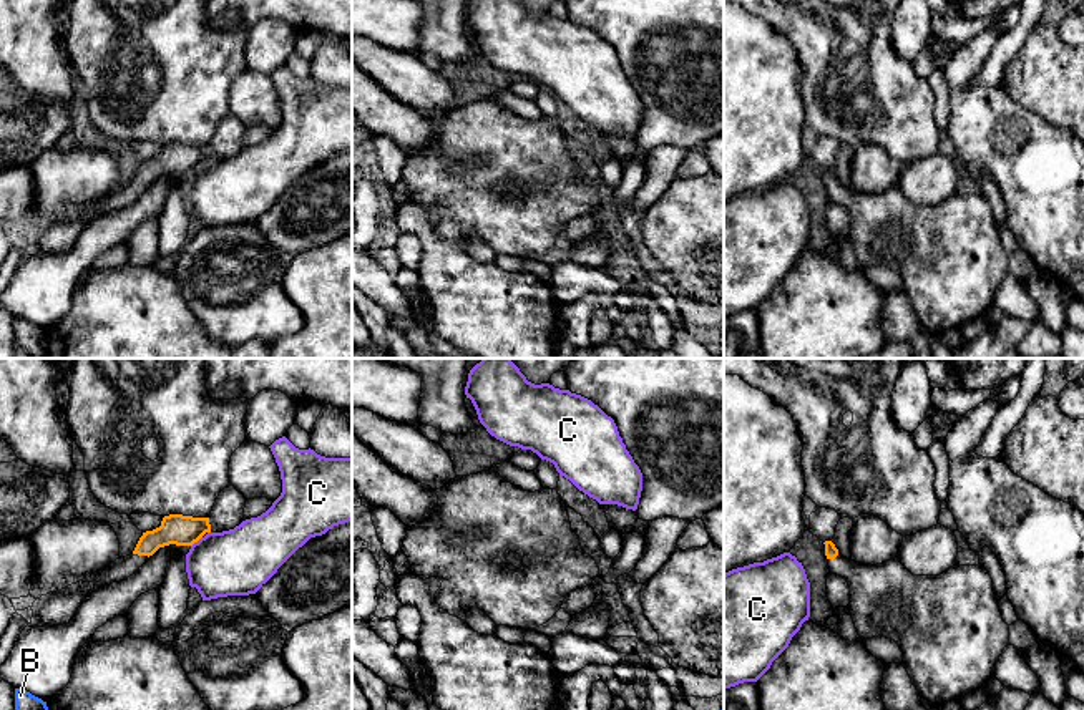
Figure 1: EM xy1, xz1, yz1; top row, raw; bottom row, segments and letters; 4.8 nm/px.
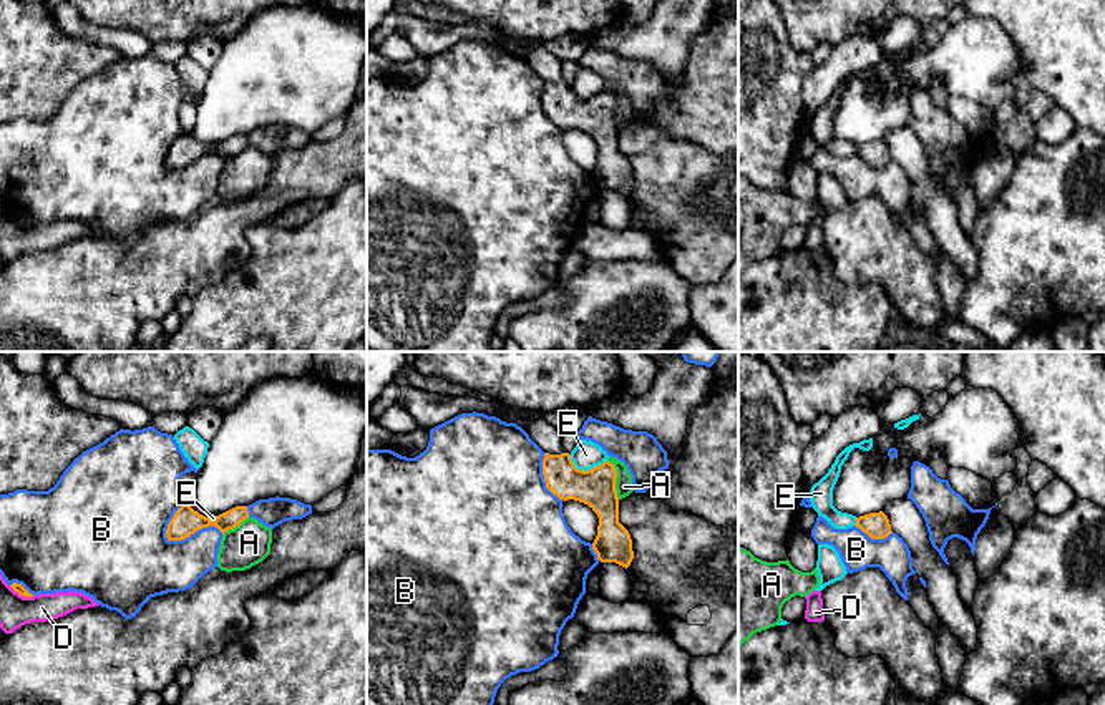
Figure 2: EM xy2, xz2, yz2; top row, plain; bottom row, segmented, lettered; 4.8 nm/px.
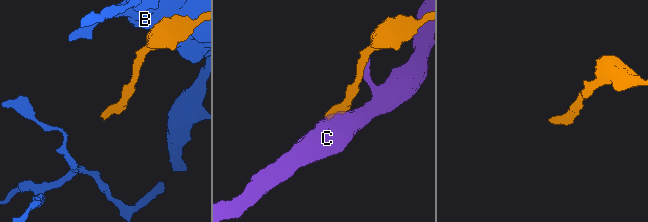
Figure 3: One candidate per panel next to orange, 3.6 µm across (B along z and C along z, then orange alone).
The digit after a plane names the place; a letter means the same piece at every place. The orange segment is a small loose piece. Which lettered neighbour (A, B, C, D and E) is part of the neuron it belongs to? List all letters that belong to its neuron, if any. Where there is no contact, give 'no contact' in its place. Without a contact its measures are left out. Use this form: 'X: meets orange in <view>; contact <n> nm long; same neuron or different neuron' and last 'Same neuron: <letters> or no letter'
A: meets orange in xz2; contact 200 nm long; different neuron
B: meets orange in xy2; contact 280 nm long; different neuron
C: meets orange in xy1; contact 80 nm long; different neuron
D: meets orange in xy2; contact 140 nm long; different neuron
E: meets orange in xz2; contact 190 nm long; different neuron
Same neuron: no letter

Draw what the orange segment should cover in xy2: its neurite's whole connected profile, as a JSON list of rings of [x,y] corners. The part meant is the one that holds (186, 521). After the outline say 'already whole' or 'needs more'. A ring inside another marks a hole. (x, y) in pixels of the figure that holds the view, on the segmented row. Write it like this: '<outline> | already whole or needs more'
[[[183,504],[168,524],[166,537],[168,541],[183,541],[202,528],[214,526],[222,534],[229,529],[239,526],[249,518],[247,506],[236,506],[216,518],[212,523],[209,518],[194,511],[189,504]]] | already whole

